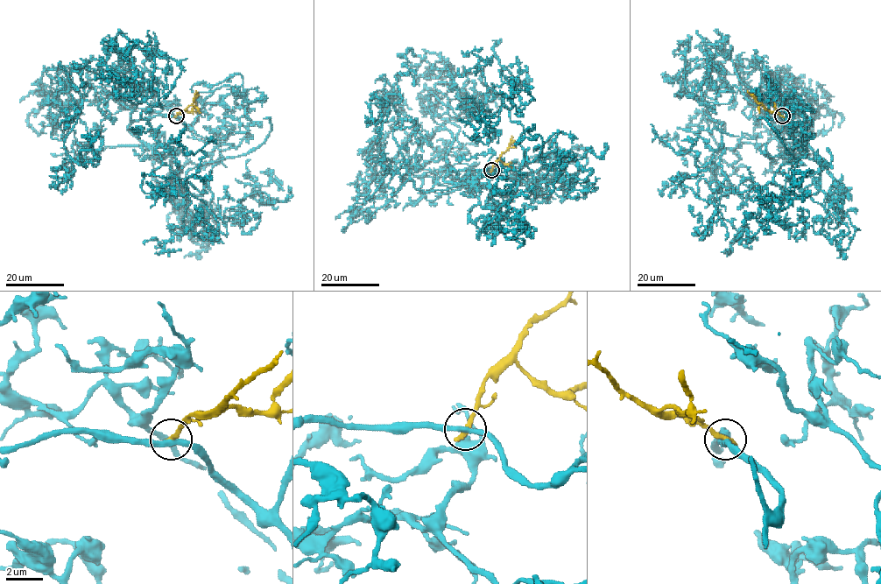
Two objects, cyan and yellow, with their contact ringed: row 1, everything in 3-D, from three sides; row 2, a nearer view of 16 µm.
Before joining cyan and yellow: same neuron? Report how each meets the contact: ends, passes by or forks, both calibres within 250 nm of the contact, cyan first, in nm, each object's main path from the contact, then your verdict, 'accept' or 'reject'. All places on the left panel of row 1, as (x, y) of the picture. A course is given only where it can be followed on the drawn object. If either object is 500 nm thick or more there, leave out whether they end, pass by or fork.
cyan passes by | yellow ends | 280/320 nm | cyan via (175, 116), (210, 140), (234, 125), (207, 193), (184, 179), (179, 192), (204, 154), (183, 151), (185, 124) | yellow via (175, 116), (193, 102), (195, 91) | reject

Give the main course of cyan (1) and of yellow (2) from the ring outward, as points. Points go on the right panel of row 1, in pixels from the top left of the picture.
1: (781, 116), (797, 140), (810, 125), (794, 144), (807, 153), (740, 193), (685, 186), (697, 154), (651, 124)
2: (781, 116), (771, 112), (747, 91)

